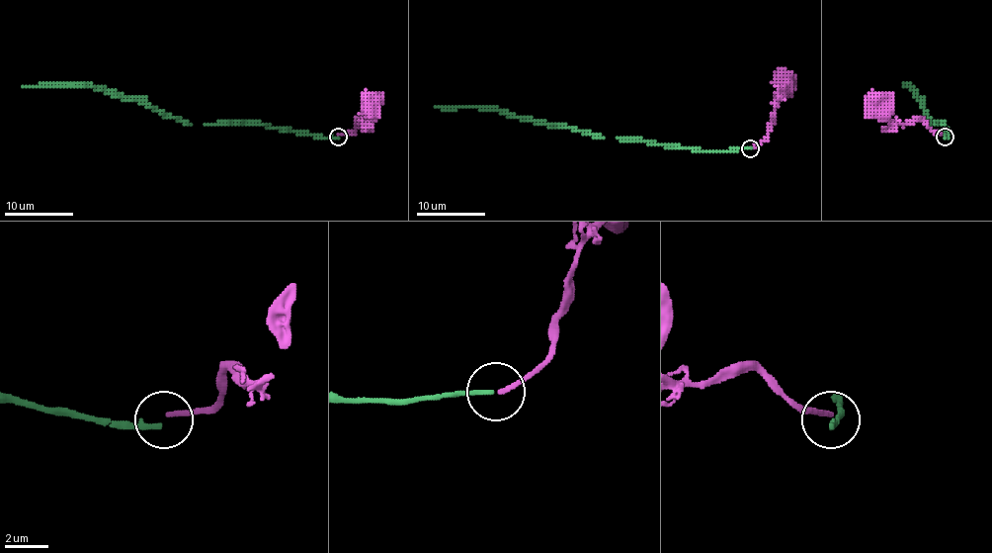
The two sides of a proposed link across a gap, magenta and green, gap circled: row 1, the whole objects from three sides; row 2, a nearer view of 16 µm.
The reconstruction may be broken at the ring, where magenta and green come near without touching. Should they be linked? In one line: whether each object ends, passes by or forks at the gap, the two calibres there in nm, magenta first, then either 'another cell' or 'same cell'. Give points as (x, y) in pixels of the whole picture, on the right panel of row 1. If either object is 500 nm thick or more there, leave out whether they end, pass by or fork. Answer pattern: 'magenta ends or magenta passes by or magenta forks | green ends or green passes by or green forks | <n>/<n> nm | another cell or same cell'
magenta ends | green ends | 240/240 nm | same cell

